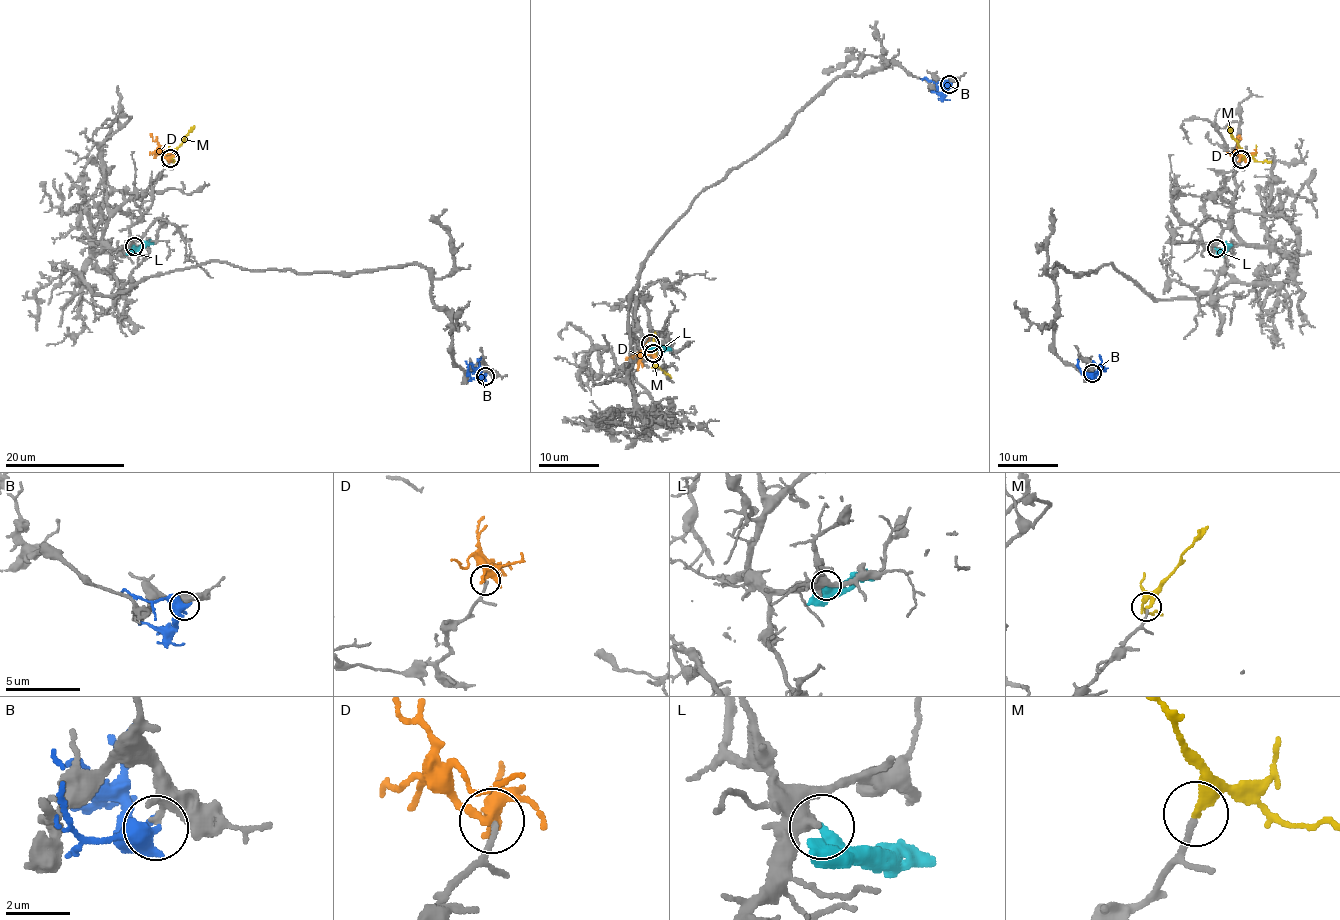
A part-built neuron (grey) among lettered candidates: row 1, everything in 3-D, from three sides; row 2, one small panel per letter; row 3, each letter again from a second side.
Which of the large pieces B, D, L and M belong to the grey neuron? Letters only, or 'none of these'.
M

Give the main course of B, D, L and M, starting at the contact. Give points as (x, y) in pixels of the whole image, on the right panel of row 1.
B: (1093, 374), (1085, 376), (1077, 359)
D: (1240, 160), (1236, 142), (1239, 135)
L: (1215, 249), (1225, 249), (1231, 244)
M: (1242, 160), (1241, 149), (1228, 126)

